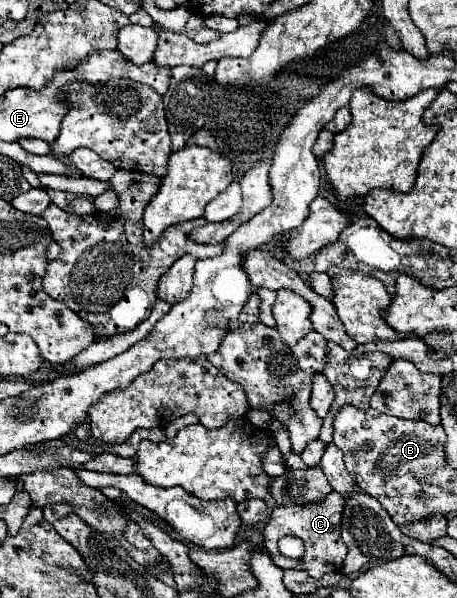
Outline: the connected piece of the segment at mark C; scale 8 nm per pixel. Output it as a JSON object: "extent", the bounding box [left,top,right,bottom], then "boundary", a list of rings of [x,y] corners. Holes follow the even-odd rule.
{"extent":[263,491,347,579],"boundary":[[[331,491],[325,499],[307,505],[277,505],[263,531],[265,549],[269,549],[273,563],[281,569],[303,569],[315,579],[331,571],[341,571],[343,559],[347,555],[347,545],[341,539],[341,509],[343,509],[343,497],[337,491]],[[283,535],[299,537],[305,543],[305,555],[299,559],[281,555],[277,549],[277,541]]]}

